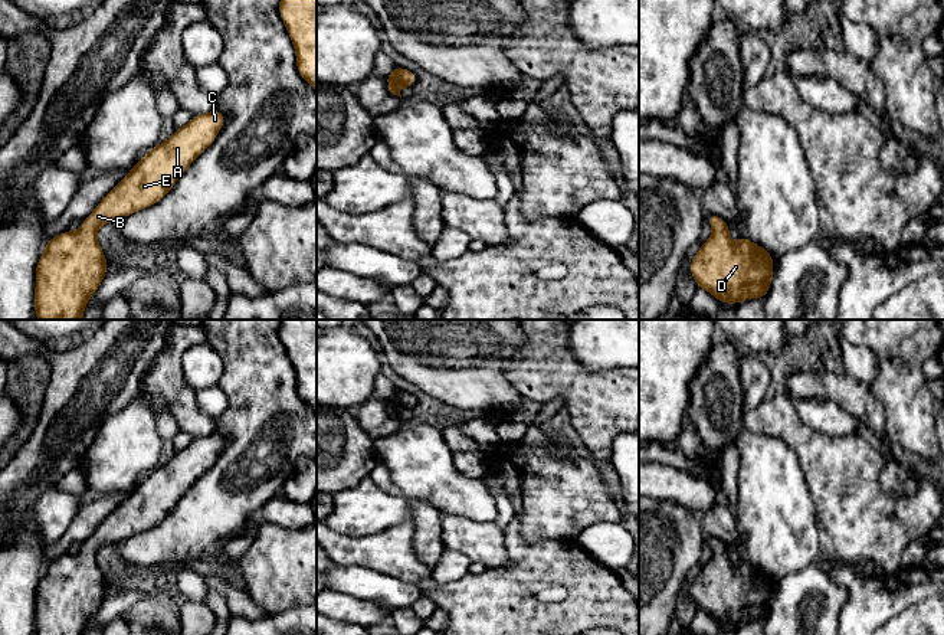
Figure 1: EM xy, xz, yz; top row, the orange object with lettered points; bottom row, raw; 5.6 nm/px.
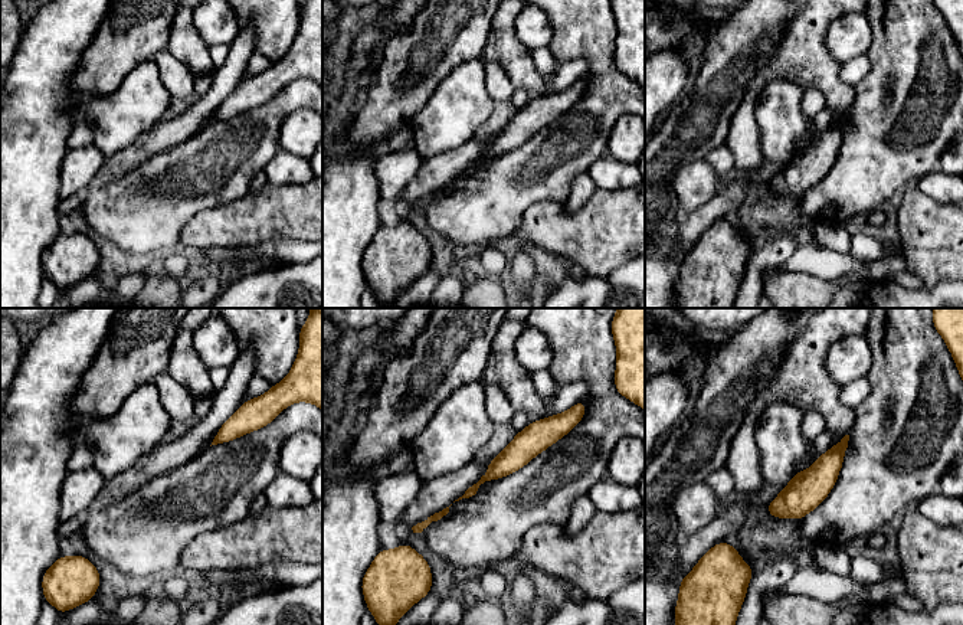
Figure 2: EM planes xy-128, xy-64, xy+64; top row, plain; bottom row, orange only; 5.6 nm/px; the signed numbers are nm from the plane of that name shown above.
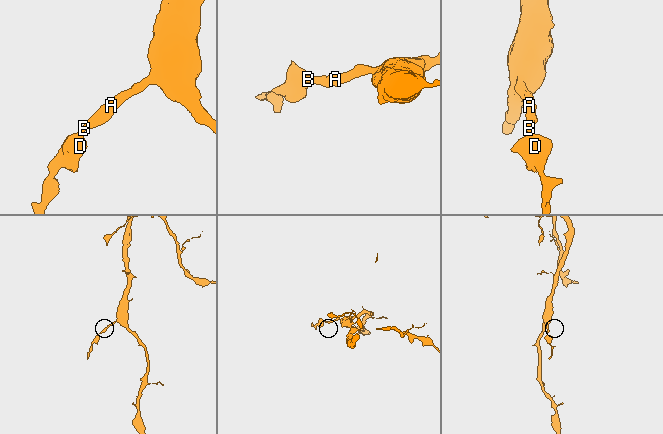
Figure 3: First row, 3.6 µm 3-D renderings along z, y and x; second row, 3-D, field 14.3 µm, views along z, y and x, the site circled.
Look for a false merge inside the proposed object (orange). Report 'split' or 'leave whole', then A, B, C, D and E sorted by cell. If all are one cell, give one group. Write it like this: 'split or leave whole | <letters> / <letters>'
leave whole | A B C D E

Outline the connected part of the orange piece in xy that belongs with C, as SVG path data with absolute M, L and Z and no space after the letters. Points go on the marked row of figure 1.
M216 108L157 144L104 197L75 232L47 239L36 265L35 315L39 320L82 320L82 311L106 274L96 229L163 199L187 167L214 141L226 118Z

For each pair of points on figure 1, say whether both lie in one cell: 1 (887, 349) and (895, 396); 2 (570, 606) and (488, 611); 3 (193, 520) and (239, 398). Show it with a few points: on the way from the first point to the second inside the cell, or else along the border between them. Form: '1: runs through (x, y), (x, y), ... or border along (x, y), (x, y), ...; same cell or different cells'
1: runs through (895, 360), (895, 385); same cell
2: runs through (550, 606), (520, 606), (514, 612), (508, 612); same cell
3: runs through (216, 490), (220, 470), (242, 448), (242, 428); same cell

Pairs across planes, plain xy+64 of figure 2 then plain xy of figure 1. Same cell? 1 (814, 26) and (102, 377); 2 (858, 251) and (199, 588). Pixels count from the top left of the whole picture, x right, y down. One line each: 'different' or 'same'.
1: different
2: different

